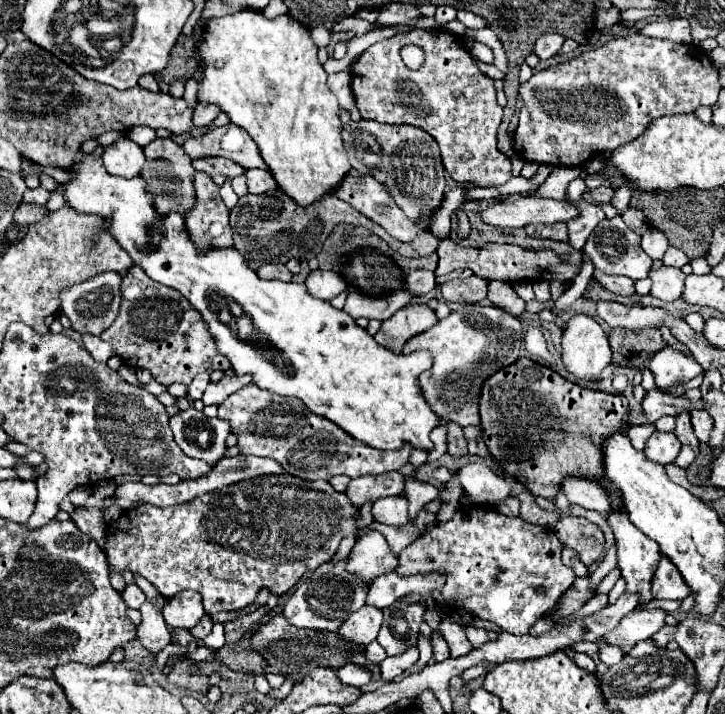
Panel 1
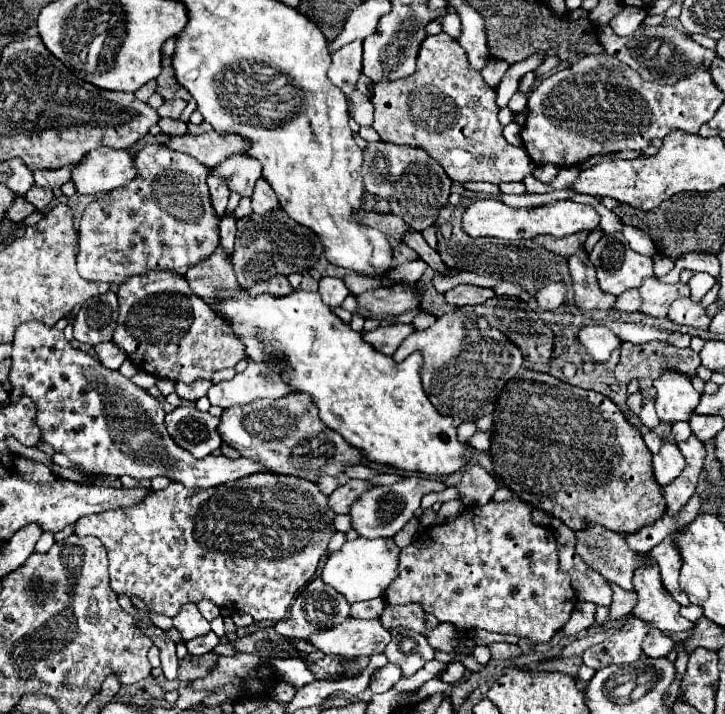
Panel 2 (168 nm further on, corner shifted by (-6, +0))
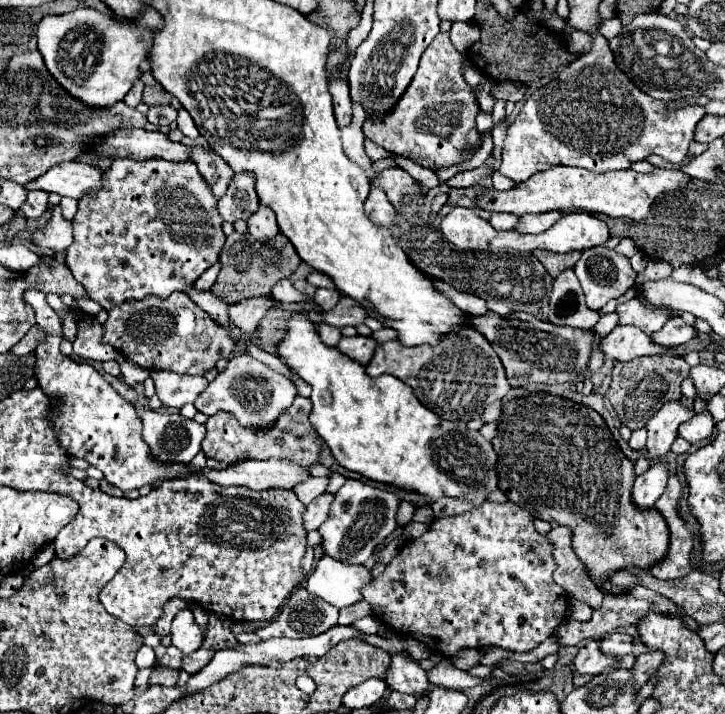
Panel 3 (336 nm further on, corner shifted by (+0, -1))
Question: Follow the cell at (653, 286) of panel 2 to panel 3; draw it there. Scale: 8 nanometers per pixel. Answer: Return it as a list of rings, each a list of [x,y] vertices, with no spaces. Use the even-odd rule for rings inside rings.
[[[631,298],[623,304],[619,304],[615,308],[617,316],[619,316],[619,324],[631,324],[641,328],[645,334],[653,334],[657,330],[663,328],[663,324],[669,320],[669,312],[657,310],[657,308],[649,308],[645,302],[641,302],[639,298]]]

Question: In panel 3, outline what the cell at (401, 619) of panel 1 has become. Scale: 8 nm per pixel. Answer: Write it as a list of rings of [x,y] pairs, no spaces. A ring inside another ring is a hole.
[[[405,652],[393,654],[393,662],[387,670],[387,684],[391,690],[411,696],[425,696],[429,690],[425,670]]]

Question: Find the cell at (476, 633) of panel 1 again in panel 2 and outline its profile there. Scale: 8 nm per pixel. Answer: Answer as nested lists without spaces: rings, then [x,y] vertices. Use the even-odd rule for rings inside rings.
[[[491,643],[487,647],[489,647],[493,659],[511,659],[511,657],[519,657],[521,655],[519,647],[511,645],[511,643]]]

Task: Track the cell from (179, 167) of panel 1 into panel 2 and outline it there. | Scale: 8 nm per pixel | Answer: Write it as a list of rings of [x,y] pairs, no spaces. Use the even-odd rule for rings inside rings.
[[[147,145],[135,155],[135,165],[139,175],[129,185],[109,191],[83,211],[79,221],[77,269],[87,281],[121,285],[129,275],[157,269],[171,269],[179,275],[185,275],[189,267],[209,257],[219,245],[219,219],[211,207],[209,189],[205,183],[209,175],[207,167],[203,167],[197,159],[191,159],[191,155],[173,151],[167,145]]]

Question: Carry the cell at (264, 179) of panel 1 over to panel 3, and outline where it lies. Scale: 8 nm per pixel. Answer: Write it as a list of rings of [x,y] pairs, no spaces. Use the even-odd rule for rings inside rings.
[[[261,206],[259,212],[255,212],[251,218],[249,218],[249,234],[259,240],[259,242],[265,242],[265,240],[271,240],[273,236],[279,234],[279,226],[277,226],[277,220],[275,220],[275,212],[271,212],[269,208]]]

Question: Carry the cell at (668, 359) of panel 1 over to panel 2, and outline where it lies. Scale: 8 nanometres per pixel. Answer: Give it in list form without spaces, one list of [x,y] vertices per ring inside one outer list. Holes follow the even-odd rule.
[[[669,367],[653,385],[657,389],[655,409],[659,419],[667,423],[689,421],[701,397],[691,385],[691,375]]]

